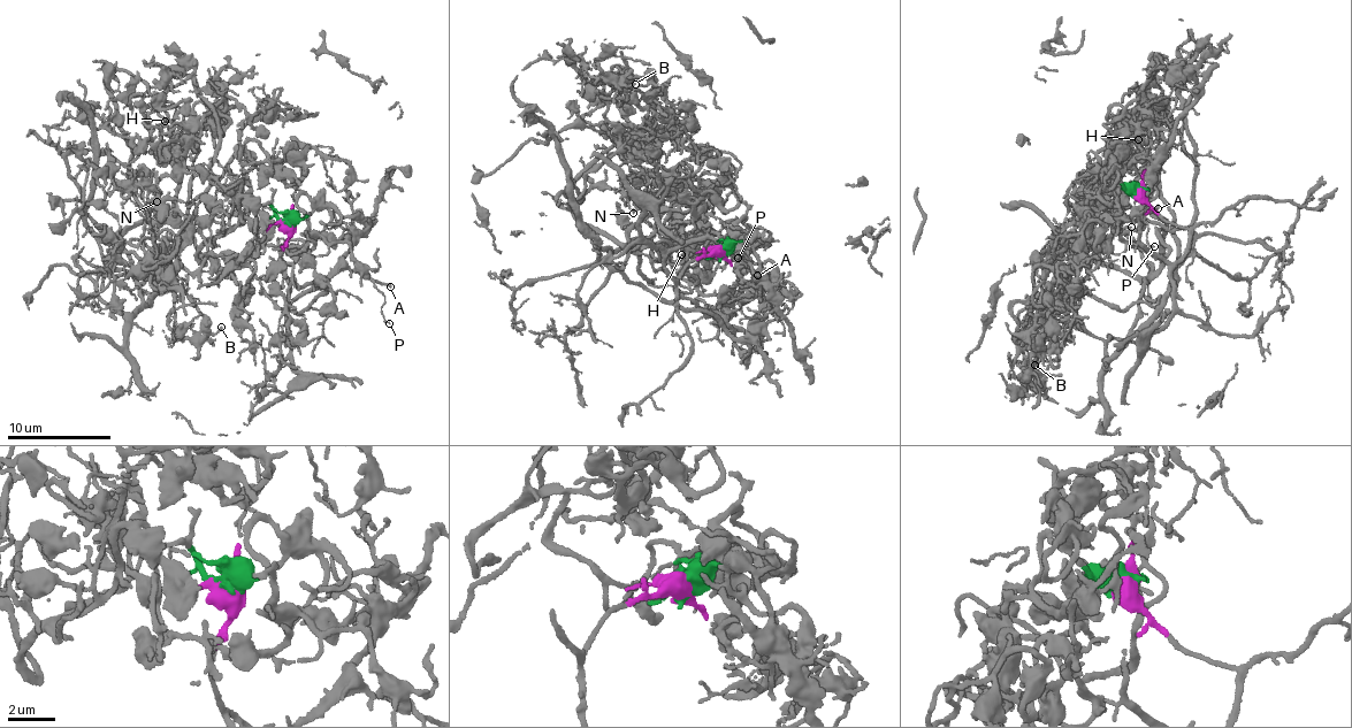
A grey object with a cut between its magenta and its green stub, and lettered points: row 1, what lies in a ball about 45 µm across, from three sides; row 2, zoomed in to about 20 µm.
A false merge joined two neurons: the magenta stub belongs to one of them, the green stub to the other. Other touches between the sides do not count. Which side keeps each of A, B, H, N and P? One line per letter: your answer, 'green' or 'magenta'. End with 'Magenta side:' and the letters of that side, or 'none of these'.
A: magenta
B: green
H: green
N: green
P: magenta
Magenta side: A, P

